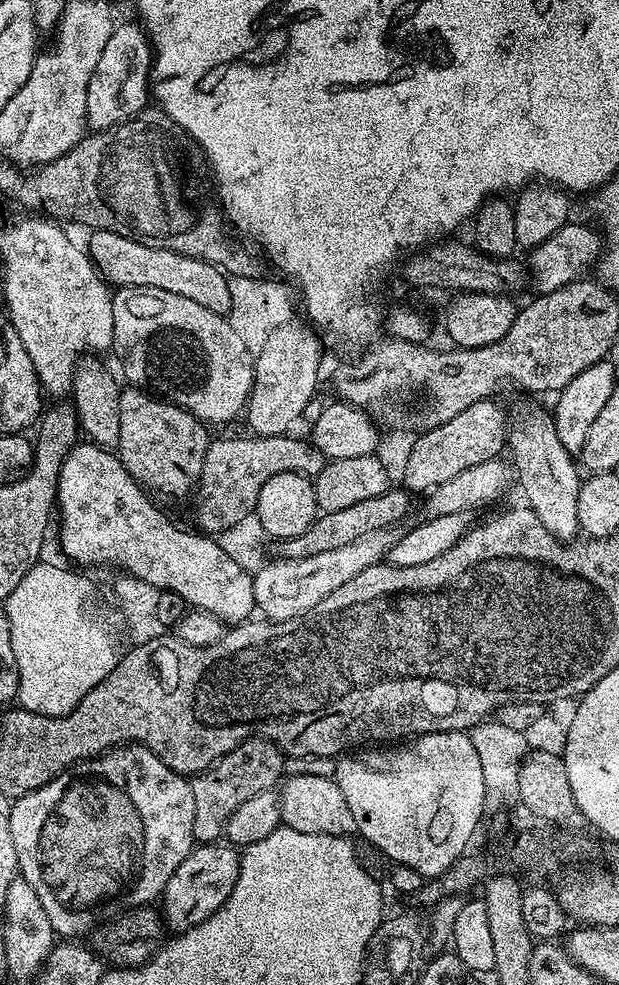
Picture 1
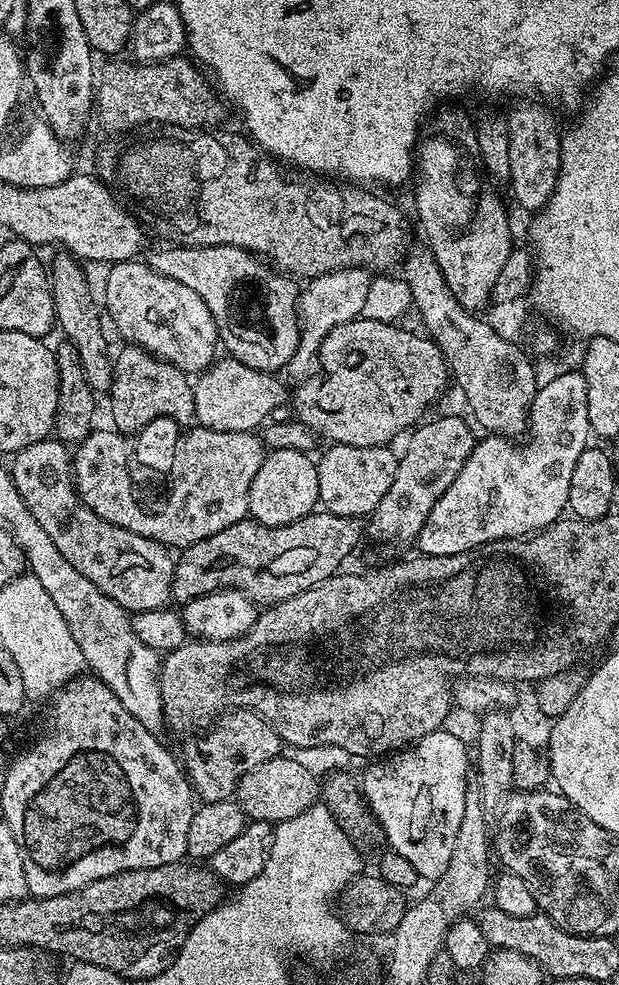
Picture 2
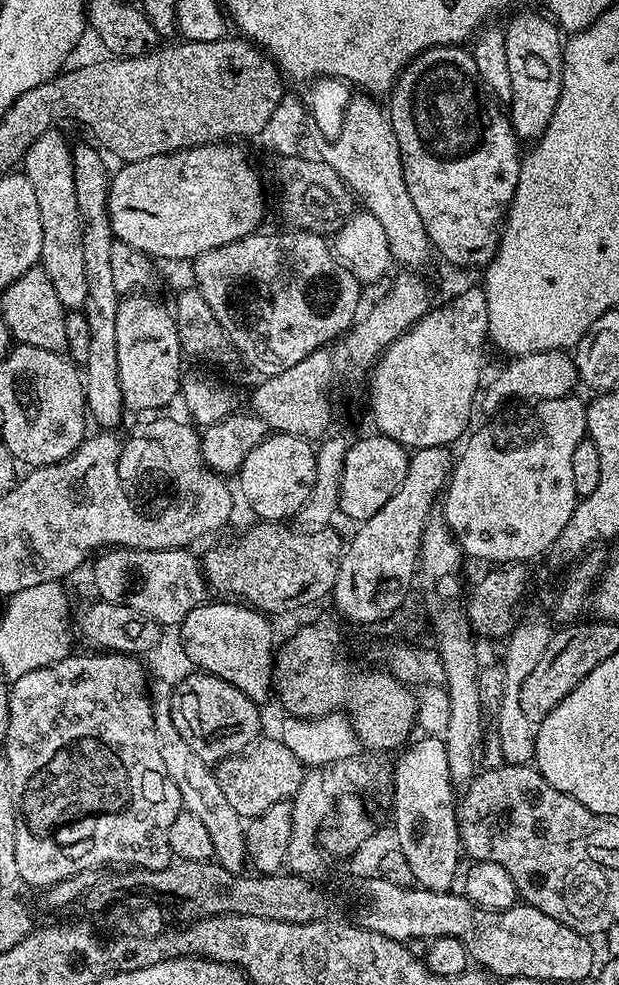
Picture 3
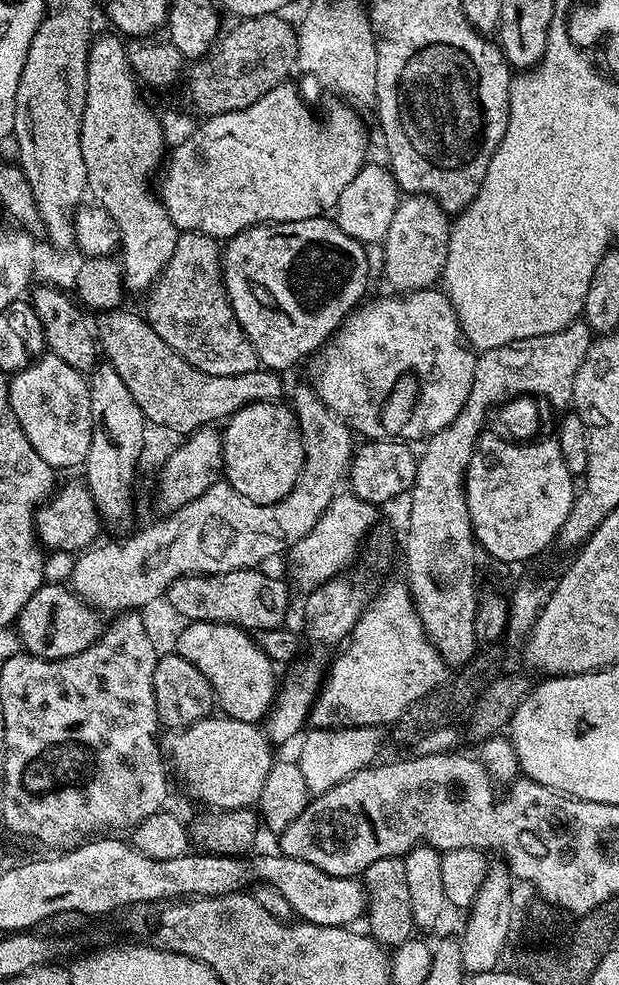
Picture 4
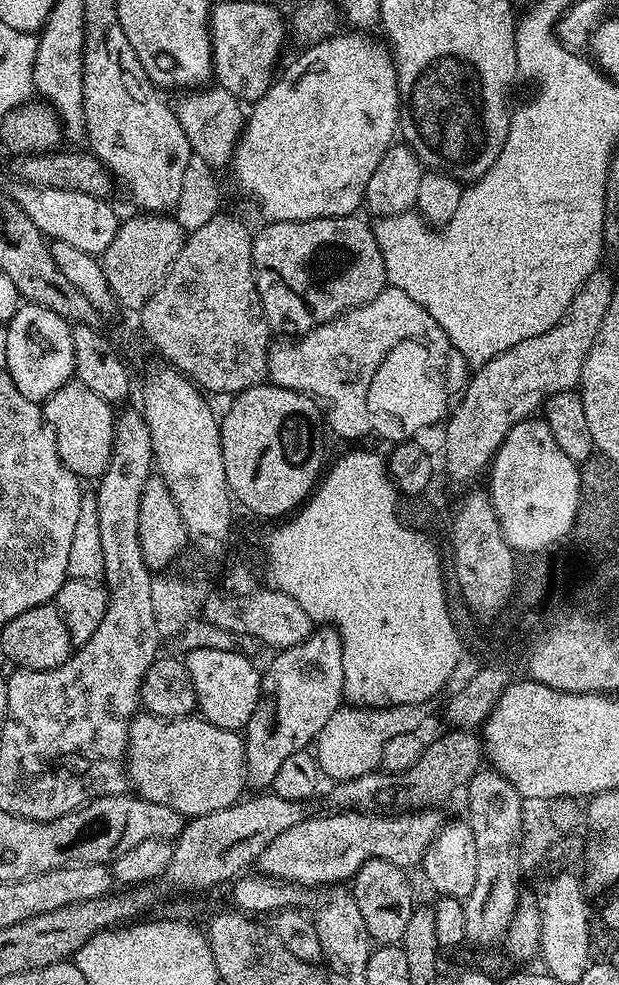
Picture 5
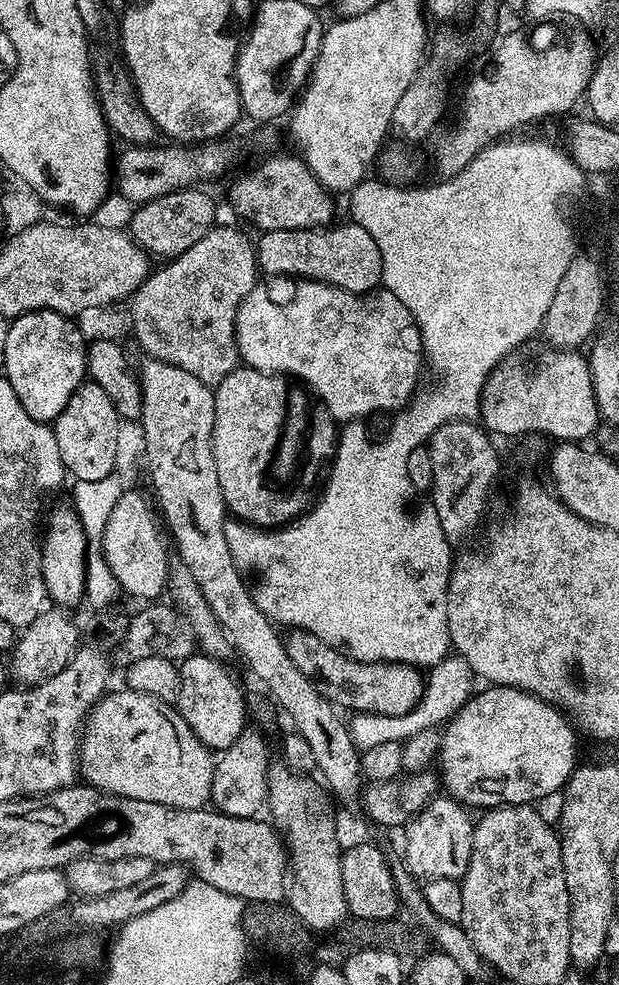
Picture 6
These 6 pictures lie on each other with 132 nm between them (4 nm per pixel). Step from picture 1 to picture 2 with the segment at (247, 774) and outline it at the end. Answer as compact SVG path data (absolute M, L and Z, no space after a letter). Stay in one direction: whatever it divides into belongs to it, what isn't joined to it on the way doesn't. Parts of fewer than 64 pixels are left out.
M236 710L217 719L203 734L196 734L184 748L182 767L191 783L192 791L201 801L213 804L229 799L238 782L247 772L281 755L280 735L257 712Z

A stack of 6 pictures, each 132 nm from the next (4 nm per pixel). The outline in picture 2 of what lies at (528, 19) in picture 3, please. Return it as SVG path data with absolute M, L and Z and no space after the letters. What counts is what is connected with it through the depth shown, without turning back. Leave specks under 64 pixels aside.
M547 103L517 104L520 105L506 116L510 138L510 174L507 183L512 184L513 198L528 211L528 214L535 214L547 206L548 199L554 194L554 186L558 182L562 128L556 125L556 120L548 109L551 107Z

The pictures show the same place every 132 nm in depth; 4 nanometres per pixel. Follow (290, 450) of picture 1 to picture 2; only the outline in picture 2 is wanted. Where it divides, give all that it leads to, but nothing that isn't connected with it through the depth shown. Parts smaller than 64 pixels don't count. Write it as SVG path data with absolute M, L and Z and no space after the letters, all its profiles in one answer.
M201 426L189 427L184 452L176 460L176 500L168 504L168 520L144 520L144 512L132 504L134 481L129 453L124 453L125 433L108 428L97 427L92 431L80 441L72 458L76 493L103 520L169 549L183 550L248 516L250 486L266 455L264 441L255 431L223 433Z

